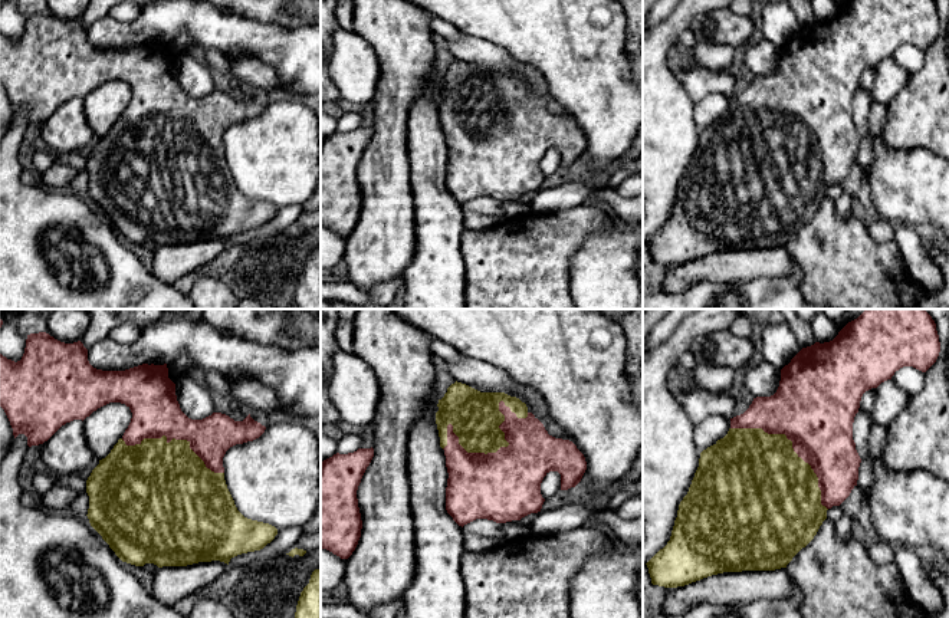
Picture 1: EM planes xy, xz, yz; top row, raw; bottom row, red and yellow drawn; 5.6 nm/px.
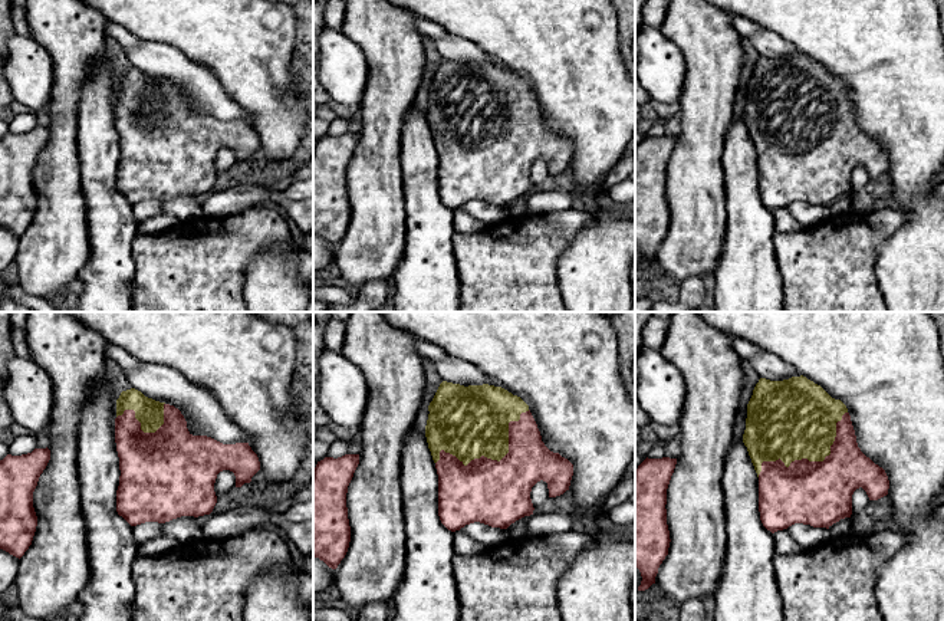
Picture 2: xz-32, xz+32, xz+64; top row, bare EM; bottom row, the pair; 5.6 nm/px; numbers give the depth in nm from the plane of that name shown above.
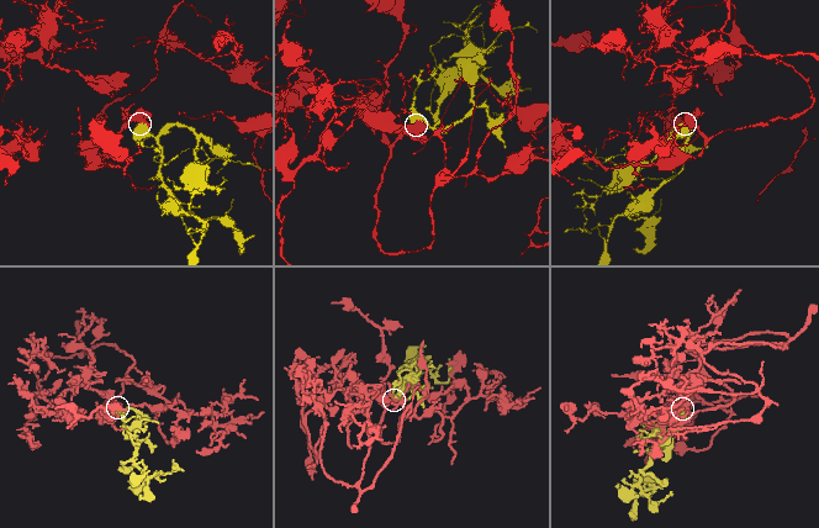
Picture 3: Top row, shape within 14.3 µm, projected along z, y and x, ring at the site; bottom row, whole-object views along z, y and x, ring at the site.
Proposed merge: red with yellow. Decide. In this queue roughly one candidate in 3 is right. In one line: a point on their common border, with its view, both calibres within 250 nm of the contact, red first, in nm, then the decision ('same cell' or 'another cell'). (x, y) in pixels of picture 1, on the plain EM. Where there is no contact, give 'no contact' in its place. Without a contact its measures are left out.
xz (498, 128) | 400/280 nm | same cell

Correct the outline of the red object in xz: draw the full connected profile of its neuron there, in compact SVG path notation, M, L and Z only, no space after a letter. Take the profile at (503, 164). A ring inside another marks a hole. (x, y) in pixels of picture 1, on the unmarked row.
M456 59L437 85L436 102L449 151L446 188L462 206L476 197L506 201L538 191L545 180L541 161L549 149L558 149L561 168L568 168L581 160L587 148L585 135L577 124L549 114L516 75L480 70Z

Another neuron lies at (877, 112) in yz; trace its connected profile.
M874 101L868 111L868 134L861 138L858 145L857 164L867 178L874 162L873 139L880 137L886 124L887 106Z

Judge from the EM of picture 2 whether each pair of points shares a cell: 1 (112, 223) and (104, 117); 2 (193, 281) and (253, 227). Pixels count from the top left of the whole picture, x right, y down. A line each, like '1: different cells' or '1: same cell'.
1: same cell
2: same cell

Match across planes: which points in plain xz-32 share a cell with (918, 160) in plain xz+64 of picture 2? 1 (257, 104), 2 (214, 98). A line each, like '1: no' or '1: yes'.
1: yes
2: no

